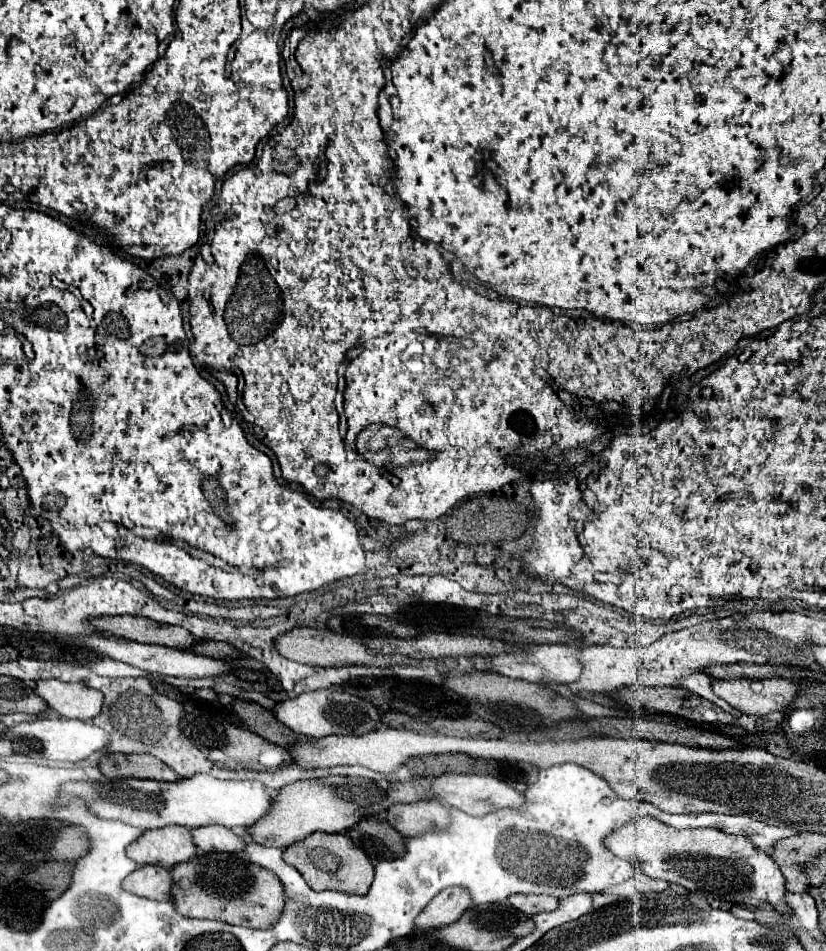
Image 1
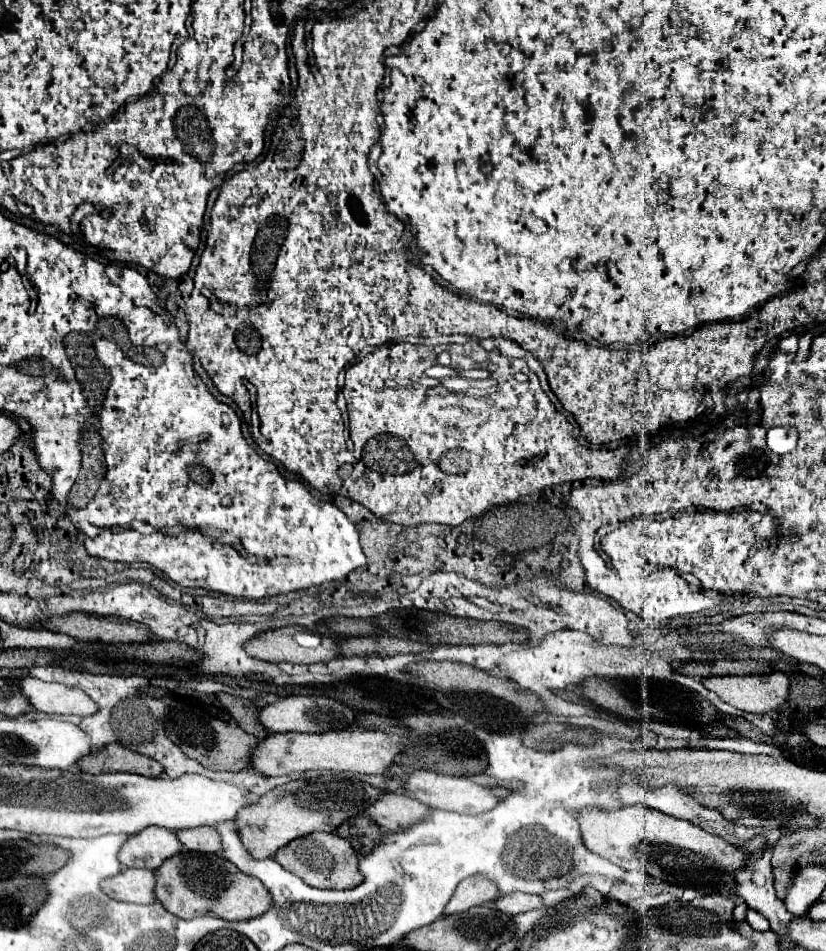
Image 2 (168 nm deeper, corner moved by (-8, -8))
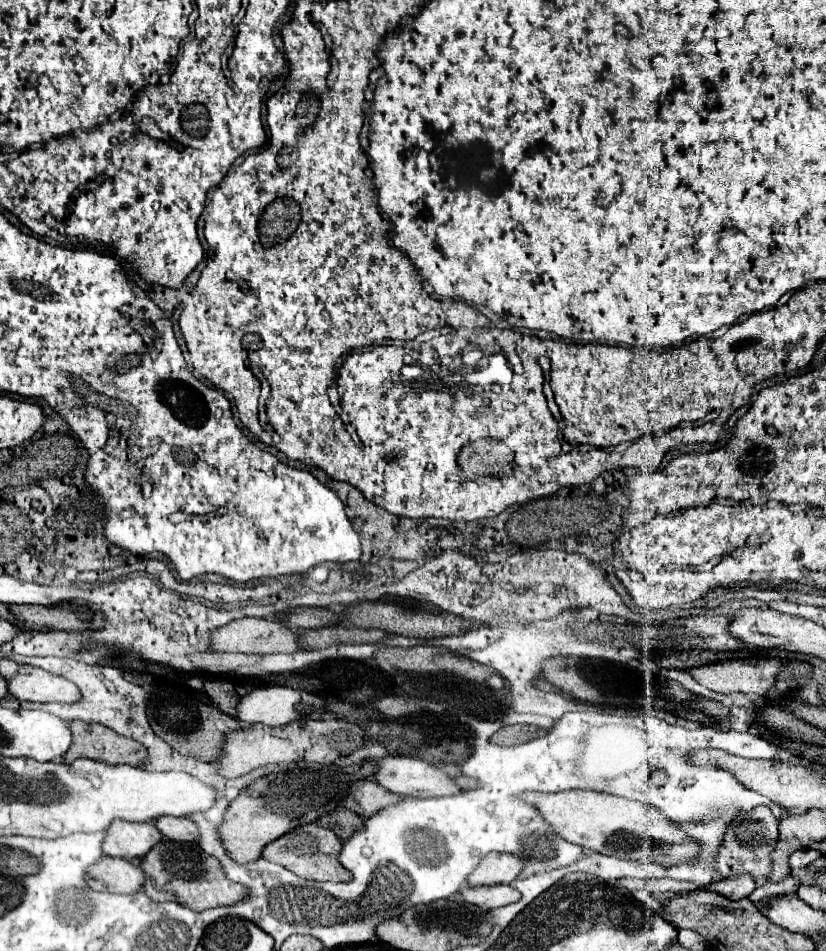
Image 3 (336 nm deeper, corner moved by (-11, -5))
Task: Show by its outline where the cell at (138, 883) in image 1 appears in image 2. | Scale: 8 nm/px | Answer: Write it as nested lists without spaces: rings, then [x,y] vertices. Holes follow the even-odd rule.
[[[123,869],[121,875],[107,879],[103,891],[117,901],[151,905],[157,903],[155,897],[155,873],[149,869]]]

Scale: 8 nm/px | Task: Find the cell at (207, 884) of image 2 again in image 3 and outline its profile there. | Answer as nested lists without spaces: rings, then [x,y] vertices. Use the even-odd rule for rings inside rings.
[[[162,840],[148,852],[148,856],[140,860],[140,868],[144,870],[146,876],[142,890],[154,902],[174,900],[192,910],[206,910],[214,906],[234,904],[240,896],[244,896],[244,886],[232,880],[228,882],[228,878],[220,868],[220,862],[214,856],[204,854],[200,846],[194,842],[182,844],[182,842]]]

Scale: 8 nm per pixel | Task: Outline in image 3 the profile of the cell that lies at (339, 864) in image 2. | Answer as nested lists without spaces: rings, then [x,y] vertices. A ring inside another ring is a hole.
[[[302,824],[290,832],[286,832],[284,836],[280,836],[280,840],[274,840],[268,846],[264,846],[262,858],[276,862],[276,864],[288,868],[290,872],[294,872],[302,878],[308,878],[308,880],[348,882],[348,880],[352,880],[352,874],[346,868],[342,868],[340,862],[336,860],[338,852],[340,852],[340,840],[330,828],[322,828],[316,824]]]

